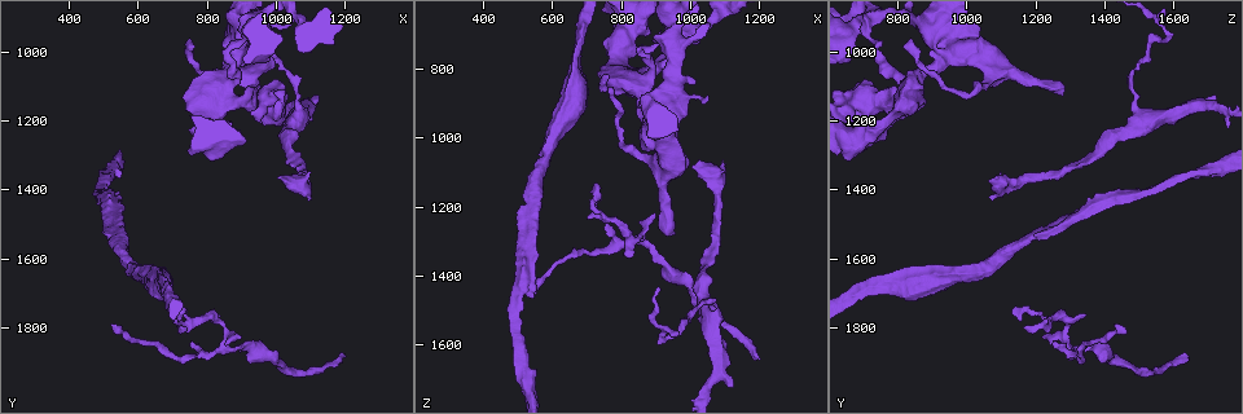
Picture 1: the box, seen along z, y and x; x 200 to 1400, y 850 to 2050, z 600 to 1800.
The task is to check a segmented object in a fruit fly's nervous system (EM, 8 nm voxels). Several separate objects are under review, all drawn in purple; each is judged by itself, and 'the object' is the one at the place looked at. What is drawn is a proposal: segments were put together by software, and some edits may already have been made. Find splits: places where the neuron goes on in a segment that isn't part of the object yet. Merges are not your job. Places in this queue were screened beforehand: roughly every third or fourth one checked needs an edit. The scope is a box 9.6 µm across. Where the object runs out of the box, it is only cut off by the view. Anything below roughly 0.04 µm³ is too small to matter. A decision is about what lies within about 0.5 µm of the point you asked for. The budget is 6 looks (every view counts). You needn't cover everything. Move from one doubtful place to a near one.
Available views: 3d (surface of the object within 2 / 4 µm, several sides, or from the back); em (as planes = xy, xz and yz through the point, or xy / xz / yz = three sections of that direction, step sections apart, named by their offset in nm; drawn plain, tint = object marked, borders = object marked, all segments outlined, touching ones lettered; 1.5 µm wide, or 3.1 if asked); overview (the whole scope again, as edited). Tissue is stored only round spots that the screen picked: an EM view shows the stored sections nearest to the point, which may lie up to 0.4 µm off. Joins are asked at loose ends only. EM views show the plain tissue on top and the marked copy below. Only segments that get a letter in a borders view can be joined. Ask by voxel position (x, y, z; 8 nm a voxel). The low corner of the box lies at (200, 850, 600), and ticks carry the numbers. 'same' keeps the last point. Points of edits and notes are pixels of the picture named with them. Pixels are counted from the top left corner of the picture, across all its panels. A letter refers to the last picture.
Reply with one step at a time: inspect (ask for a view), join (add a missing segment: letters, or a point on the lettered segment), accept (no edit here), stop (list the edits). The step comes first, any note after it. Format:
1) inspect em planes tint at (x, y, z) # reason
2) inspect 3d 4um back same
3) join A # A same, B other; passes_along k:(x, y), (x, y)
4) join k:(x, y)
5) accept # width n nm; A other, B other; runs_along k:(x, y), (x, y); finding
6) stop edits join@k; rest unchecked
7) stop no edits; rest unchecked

inspect em xz step 4 tint at (810, 1760, 1340) # free end

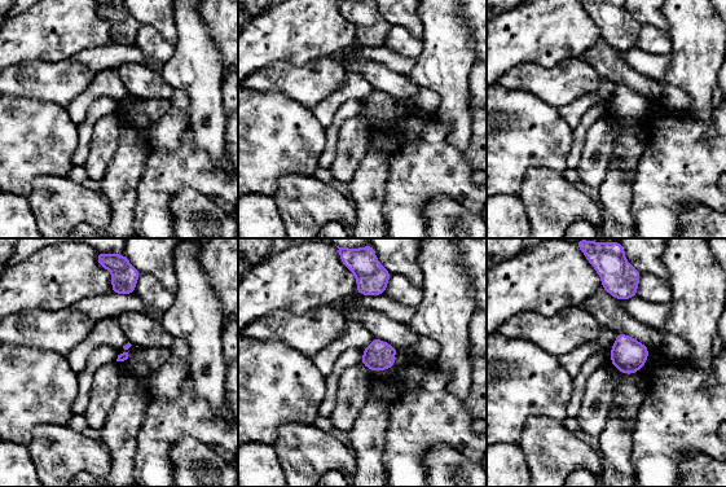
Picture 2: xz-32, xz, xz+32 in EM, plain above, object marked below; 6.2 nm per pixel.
inspect em planes borders same

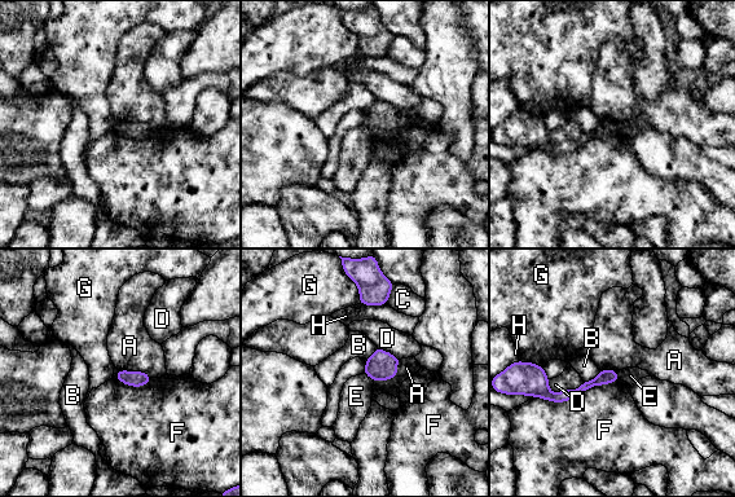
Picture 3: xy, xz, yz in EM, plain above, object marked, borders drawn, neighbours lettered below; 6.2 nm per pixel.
accept # longest_contact F 550 nm; A other, B other, C other, D other, E other, F other, G other, H other; border 3:(401, 359), (395, 377), (373, 381); no lettered segment goes on from it

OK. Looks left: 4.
inspect 3d 2um at (1190, 1880, 1640) # an open end

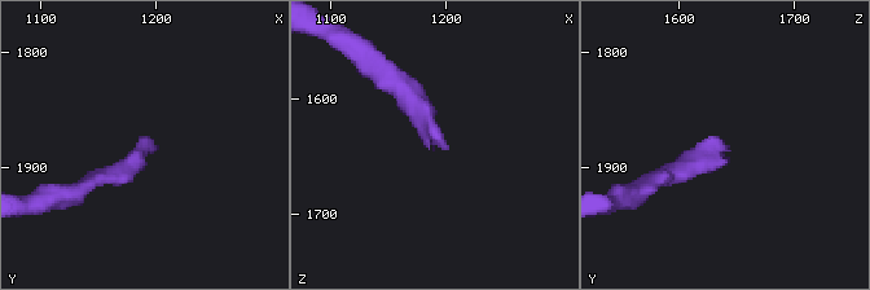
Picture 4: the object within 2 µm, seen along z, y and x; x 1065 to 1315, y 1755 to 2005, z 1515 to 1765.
inspect em xy step 8 borders at (1200, 1886, 1642) # shape alone is not enough

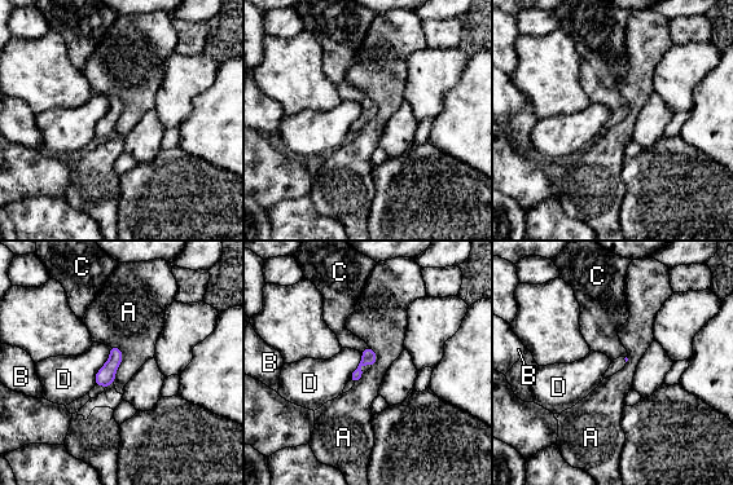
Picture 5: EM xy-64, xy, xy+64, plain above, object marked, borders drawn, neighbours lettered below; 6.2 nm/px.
inspect em planes borders same # another direction

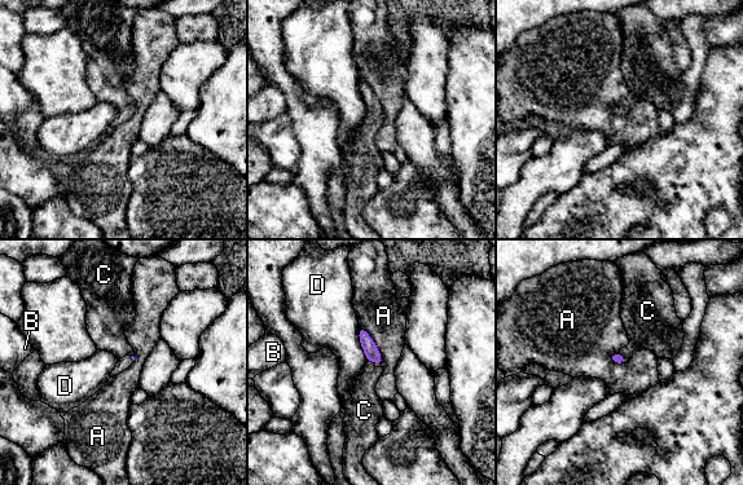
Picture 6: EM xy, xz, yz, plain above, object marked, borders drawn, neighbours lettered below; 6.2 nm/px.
join 6:(364, 400) # A other, B other, C same, D other; passes_along 6:(372, 353), (370, 361), (364, 400); the neuron continues

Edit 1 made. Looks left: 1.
inspect em 3.1um planes borders at (960, 1120, 1280)

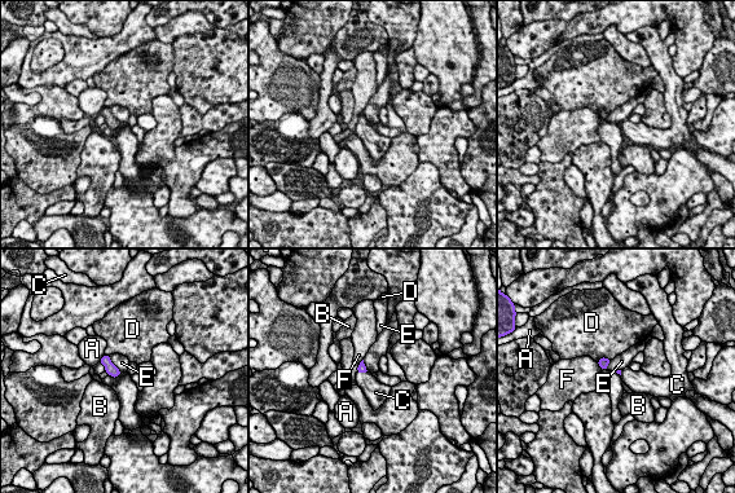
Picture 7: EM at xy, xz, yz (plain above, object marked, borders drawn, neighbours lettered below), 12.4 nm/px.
join 7:(369, 384) # A other, B other, C same, D other, E other, F other; the neuron continues

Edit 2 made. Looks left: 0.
stop edits join@6, join@7; rest unchecked

